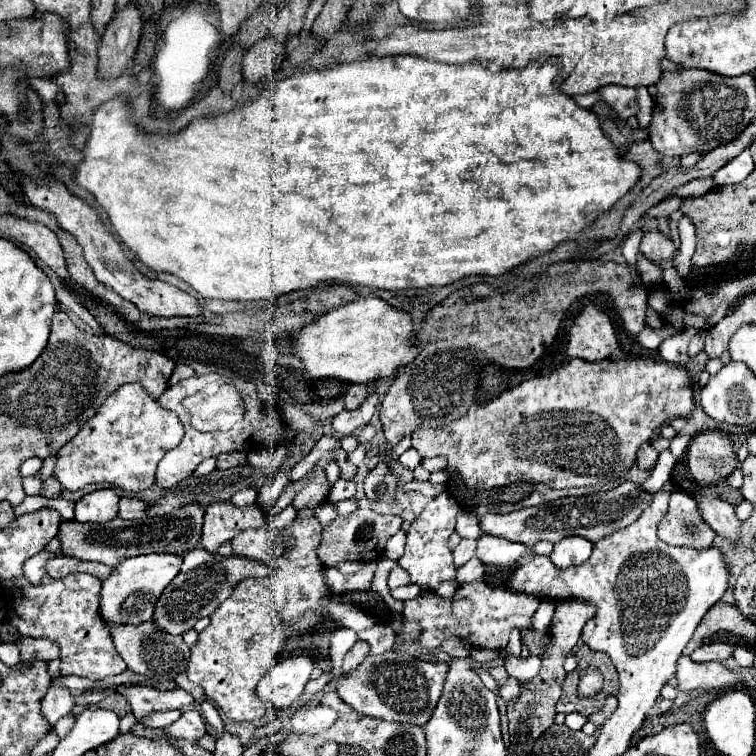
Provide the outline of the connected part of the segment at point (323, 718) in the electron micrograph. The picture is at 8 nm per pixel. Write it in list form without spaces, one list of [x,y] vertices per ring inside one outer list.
[[[316,705],[316,707],[300,707],[292,717],[290,725],[294,733],[320,733],[328,729],[334,719],[338,719],[338,713],[330,707]]]

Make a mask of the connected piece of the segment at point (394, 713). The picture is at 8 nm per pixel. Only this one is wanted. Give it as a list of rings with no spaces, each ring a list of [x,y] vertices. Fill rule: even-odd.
[[[390,649],[380,655],[368,653],[354,671],[348,671],[338,679],[336,691],[344,703],[354,707],[362,715],[422,727],[430,719],[434,705],[438,703],[448,669],[450,663],[428,663],[408,655],[402,649]]]

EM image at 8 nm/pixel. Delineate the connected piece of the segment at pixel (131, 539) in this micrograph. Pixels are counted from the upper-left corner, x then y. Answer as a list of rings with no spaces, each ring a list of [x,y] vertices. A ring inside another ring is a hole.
[[[186,505],[174,511],[172,515],[164,517],[146,517],[142,521],[126,521],[126,519],[112,519],[106,523],[80,523],[76,519],[62,521],[58,529],[60,551],[66,557],[82,559],[82,561],[98,561],[110,567],[116,567],[122,559],[142,555],[142,553],[186,553],[198,547],[200,533],[202,533],[202,519],[204,507],[202,505]]]

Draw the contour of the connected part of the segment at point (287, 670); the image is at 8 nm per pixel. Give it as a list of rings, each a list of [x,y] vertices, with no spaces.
[[[296,653],[272,667],[268,675],[256,685],[256,695],[272,707],[290,707],[304,691],[314,669],[314,657]]]

